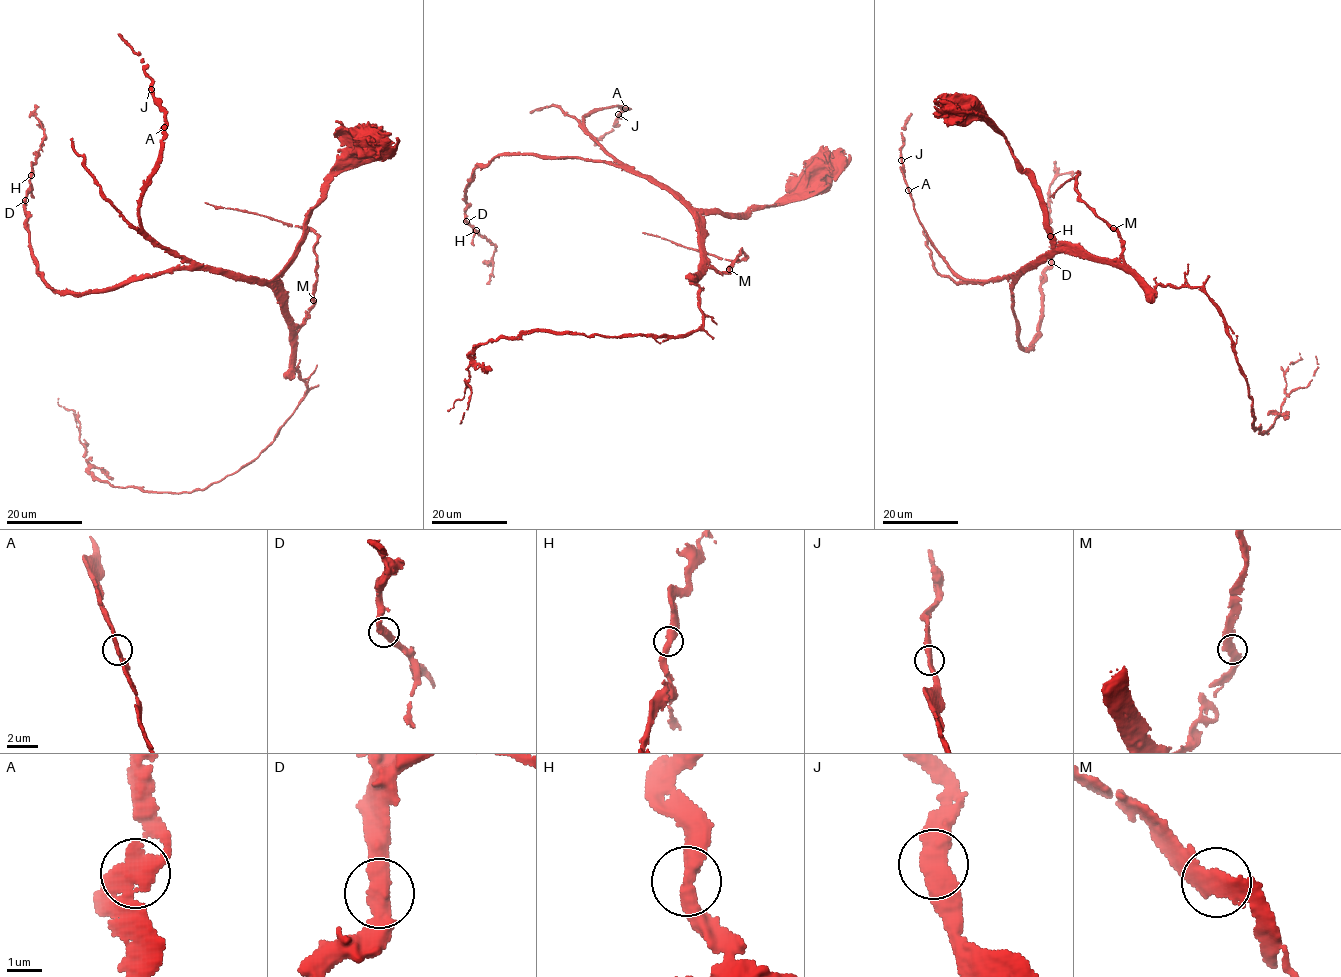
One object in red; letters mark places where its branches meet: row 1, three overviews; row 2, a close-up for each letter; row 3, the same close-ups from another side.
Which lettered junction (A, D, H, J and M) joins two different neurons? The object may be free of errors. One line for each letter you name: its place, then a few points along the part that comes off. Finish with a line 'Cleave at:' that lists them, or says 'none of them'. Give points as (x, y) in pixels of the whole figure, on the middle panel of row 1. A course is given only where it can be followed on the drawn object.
Cleave at: none of them

